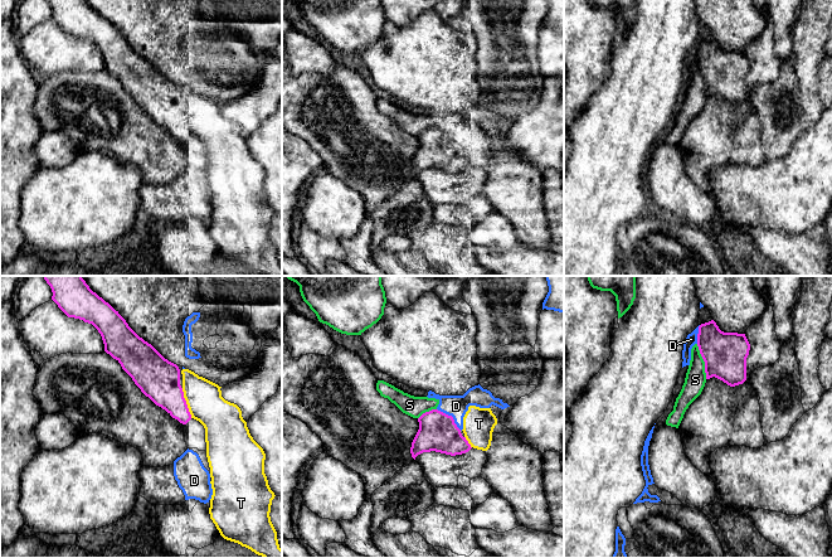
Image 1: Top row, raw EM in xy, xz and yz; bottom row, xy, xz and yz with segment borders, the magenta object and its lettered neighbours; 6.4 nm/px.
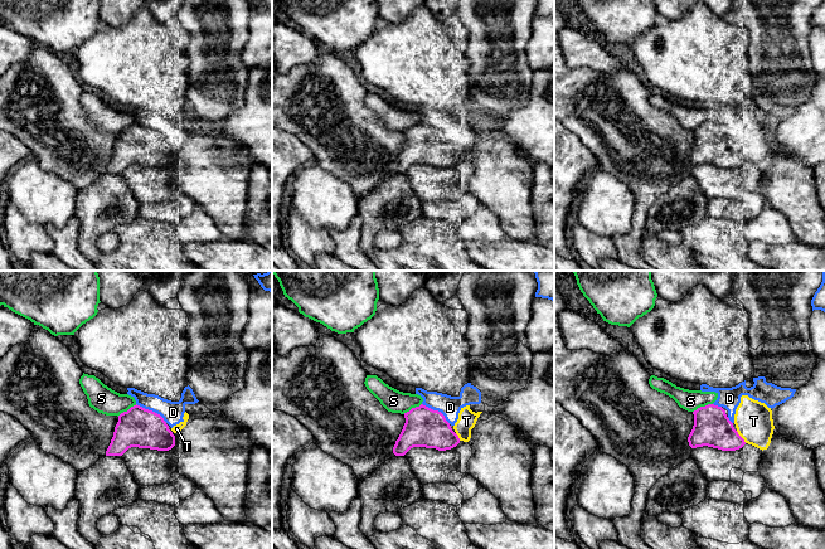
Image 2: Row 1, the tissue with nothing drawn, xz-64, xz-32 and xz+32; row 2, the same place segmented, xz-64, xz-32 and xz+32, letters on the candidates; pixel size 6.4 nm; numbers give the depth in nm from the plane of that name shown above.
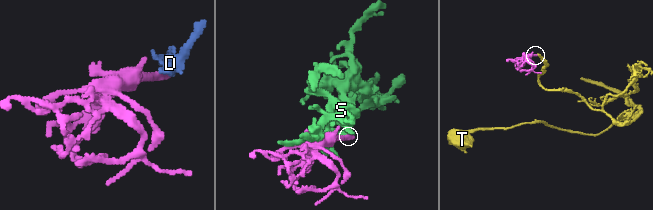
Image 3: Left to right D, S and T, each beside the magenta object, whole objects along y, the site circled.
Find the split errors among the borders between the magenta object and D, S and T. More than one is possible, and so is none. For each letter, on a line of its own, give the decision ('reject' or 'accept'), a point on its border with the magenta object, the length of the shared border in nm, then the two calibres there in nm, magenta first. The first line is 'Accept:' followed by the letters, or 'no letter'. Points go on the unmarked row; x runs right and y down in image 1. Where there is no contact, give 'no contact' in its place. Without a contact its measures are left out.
Accept: T
D: reject; contact xz (451, 134); length 220 nm; calibres 240 and 140 nm
S: reject; contact yz (704, 78); length 240 nm; calibres 280 and 130 nm
T: accept; contact xy (185, 121); length 200 nm; calibres 260 and 240 nm

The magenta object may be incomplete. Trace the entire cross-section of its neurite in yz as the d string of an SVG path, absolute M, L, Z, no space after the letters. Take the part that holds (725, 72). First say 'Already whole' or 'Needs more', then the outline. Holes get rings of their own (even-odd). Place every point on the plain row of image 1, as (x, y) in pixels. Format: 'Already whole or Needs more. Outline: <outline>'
Already whole. Outline: M711 38L699 44L697 64L705 79L706 97L715 94L730 105L746 98L750 62L745 52L724 50Z

